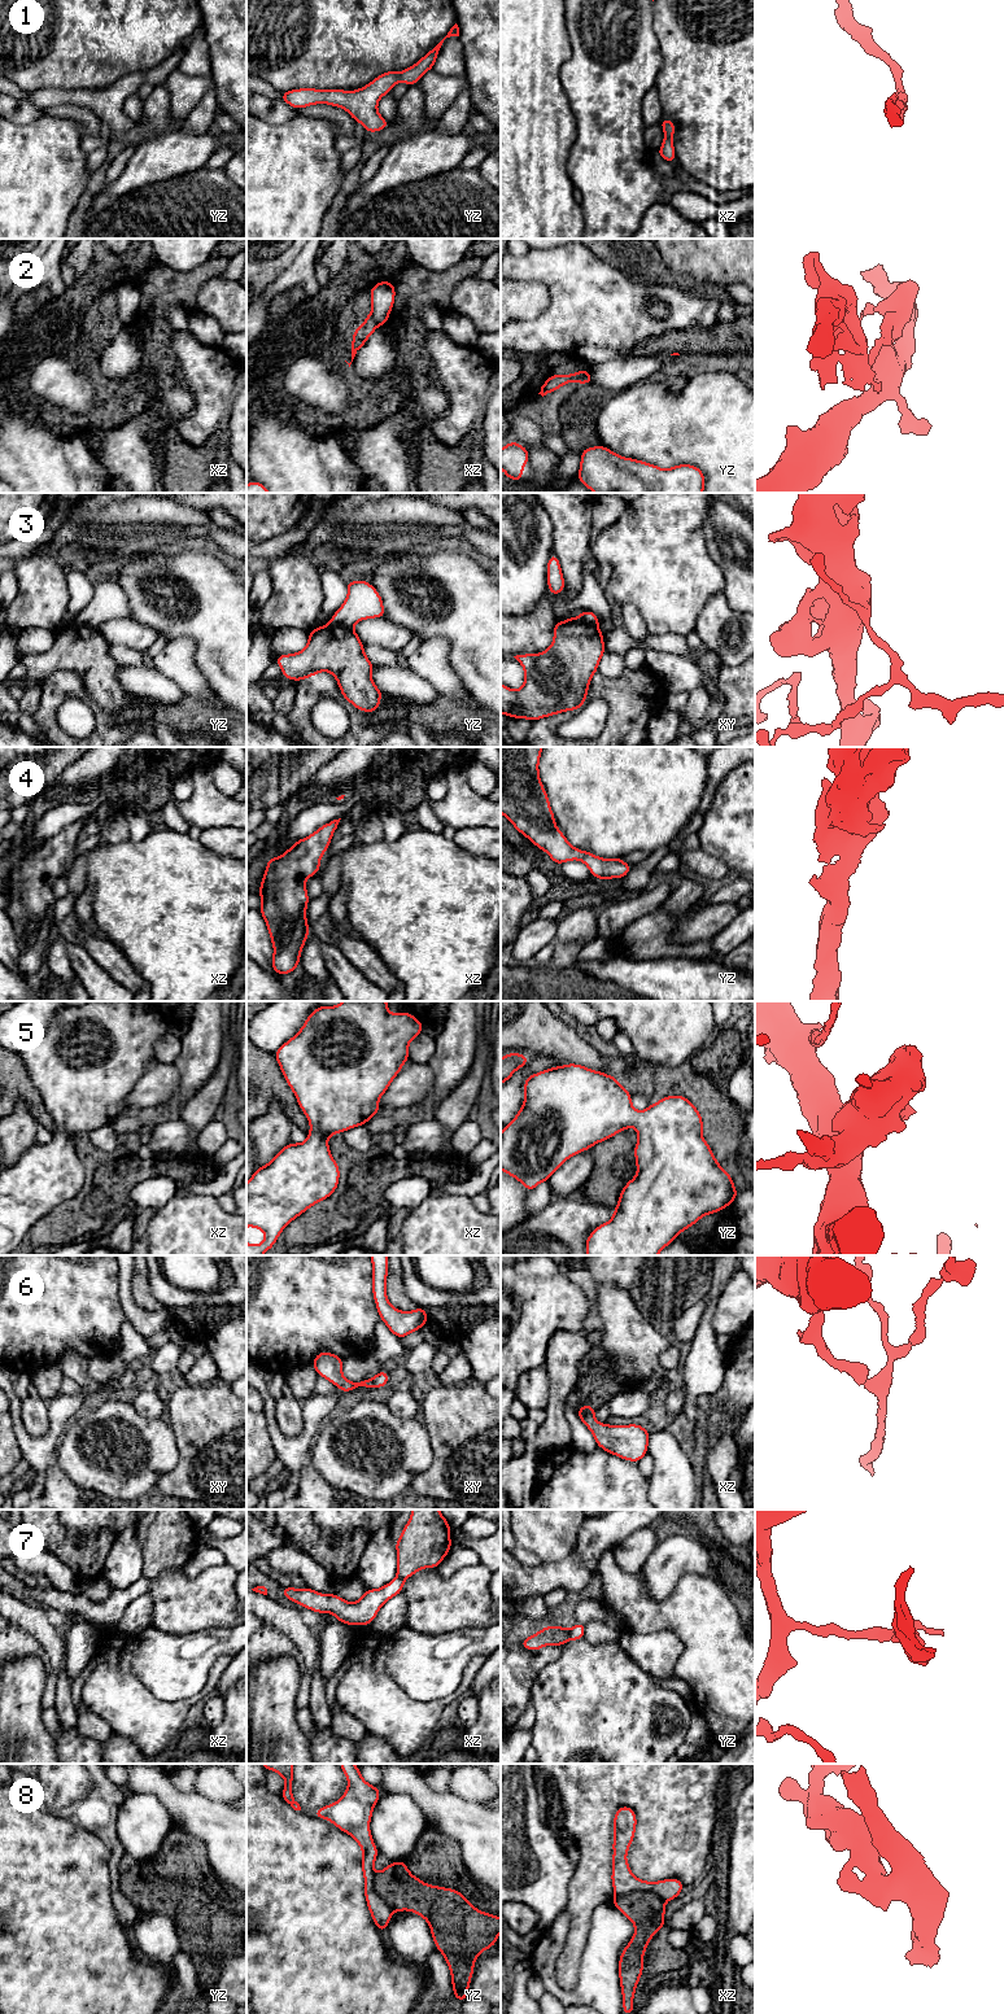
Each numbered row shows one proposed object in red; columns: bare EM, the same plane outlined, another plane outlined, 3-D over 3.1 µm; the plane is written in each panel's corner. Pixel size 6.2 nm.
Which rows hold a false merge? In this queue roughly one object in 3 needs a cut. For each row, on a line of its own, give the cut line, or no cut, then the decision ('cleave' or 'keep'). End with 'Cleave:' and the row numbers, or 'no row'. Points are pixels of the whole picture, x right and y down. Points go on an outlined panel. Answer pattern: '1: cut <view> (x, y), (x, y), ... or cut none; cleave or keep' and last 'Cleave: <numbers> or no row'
1: cut none; keep
2: cut xz (371, 313), (378, 326); cleave
3: cut yz (331, 621), (350, 629); cleave
4: cut none; keep
5: cut none; keep
6: cut none; keep
7: cut yz (568, 1632), (570, 1638); cleave
8: cut xz (615, 1895), (645, 1890), (654, 1892), (663, 1901); cleave
Cleave: 2, 3, 7, 8

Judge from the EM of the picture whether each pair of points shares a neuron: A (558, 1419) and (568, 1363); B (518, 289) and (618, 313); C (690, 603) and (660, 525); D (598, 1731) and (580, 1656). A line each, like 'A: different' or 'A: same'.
A: same
B: different
C: same
D: same

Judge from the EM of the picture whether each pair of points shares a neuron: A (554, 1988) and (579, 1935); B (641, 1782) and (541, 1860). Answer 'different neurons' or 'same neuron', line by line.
A: different neurons
B: different neurons

